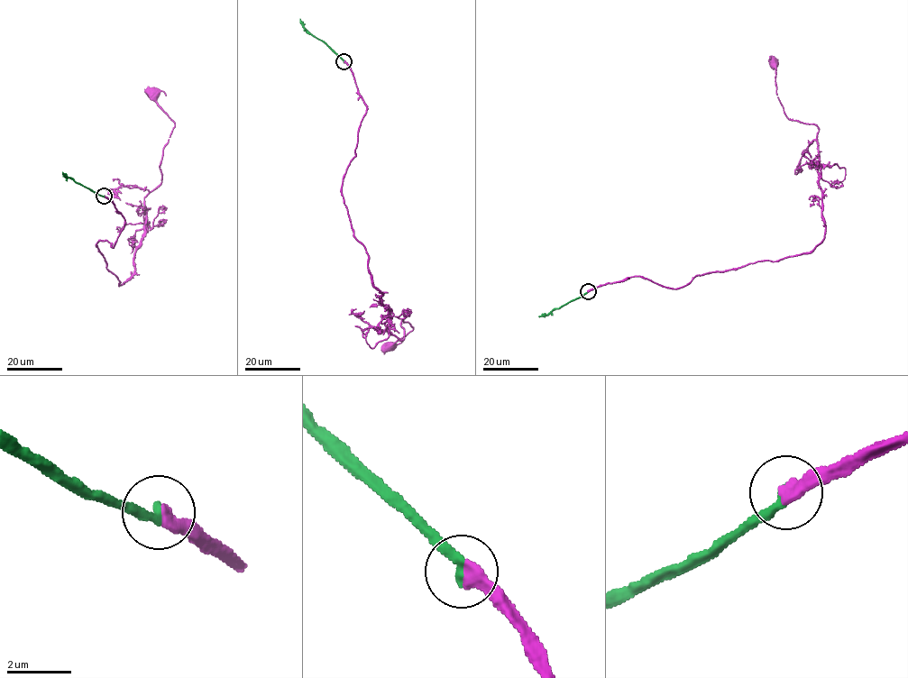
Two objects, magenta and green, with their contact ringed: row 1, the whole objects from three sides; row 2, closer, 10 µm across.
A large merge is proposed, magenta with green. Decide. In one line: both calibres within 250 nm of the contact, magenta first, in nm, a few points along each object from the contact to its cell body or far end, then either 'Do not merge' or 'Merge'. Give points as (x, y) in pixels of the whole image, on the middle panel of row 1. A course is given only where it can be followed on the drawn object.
Thickness 500 nm (magenta) against 360 nm. Course of magenta: (344, 61), (366, 113), (343, 203), (388, 333), (413, 328), (402, 341). Course of green: (343, 61), (306, 30), (300, 18). Merge

